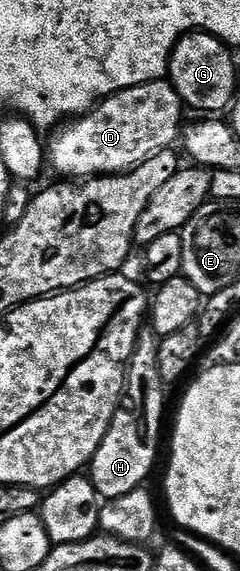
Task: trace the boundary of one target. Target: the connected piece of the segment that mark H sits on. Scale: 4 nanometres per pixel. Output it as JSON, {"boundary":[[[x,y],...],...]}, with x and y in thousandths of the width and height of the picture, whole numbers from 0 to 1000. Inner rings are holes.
{"boundary":[[[629,574],[588,576],[525,643],[500,713],[375,811],[375,835],[421,874],[525,869],[525,862],[588,856],[650,816],[650,793],[667,788],[667,695],[692,688],[675,651],[658,651],[663,608],[650,583]]]}

